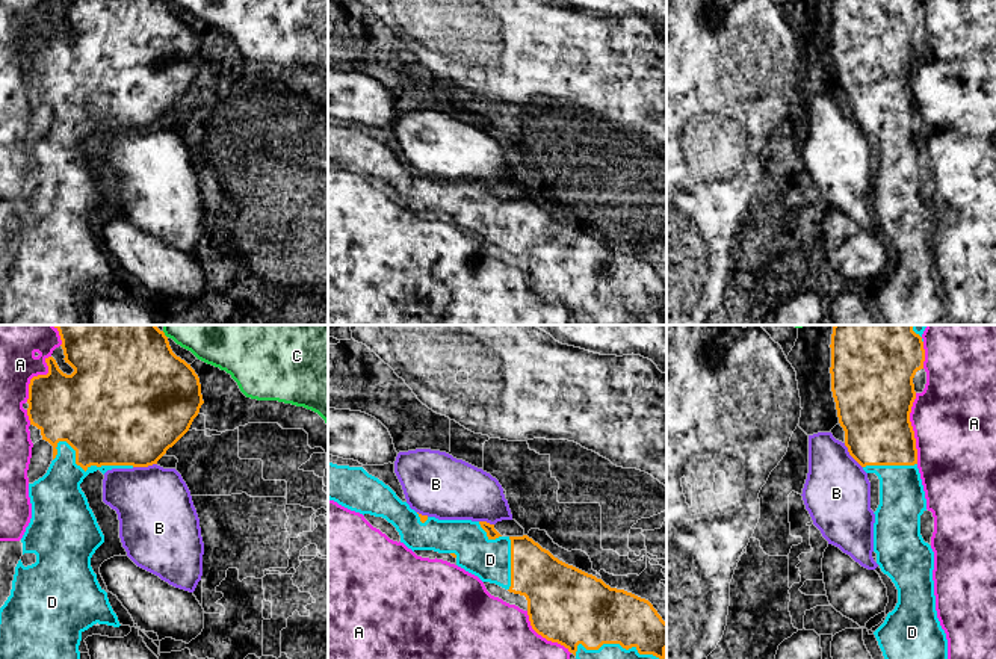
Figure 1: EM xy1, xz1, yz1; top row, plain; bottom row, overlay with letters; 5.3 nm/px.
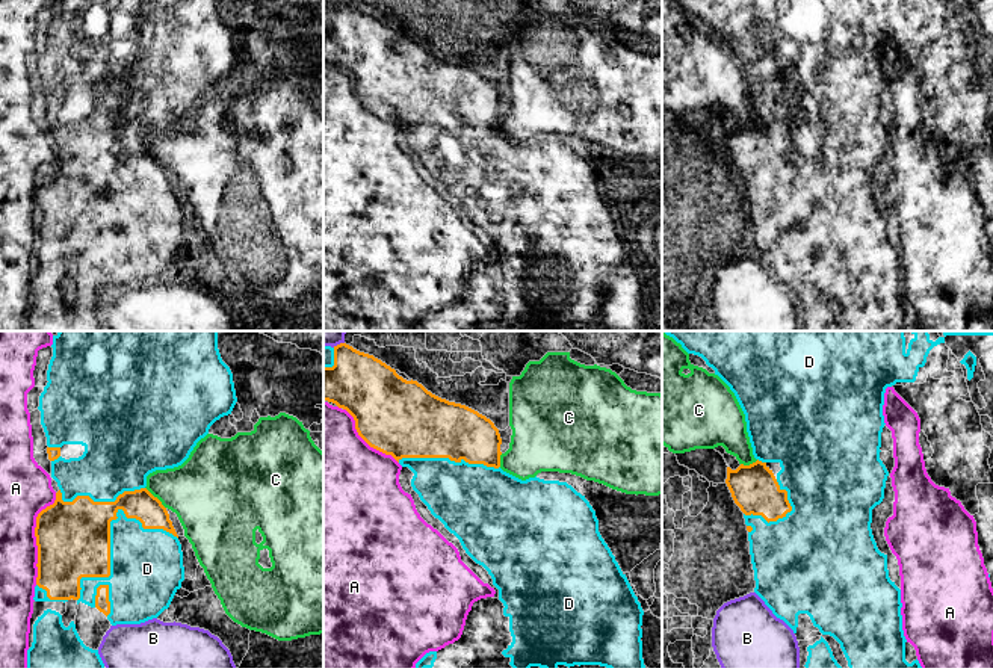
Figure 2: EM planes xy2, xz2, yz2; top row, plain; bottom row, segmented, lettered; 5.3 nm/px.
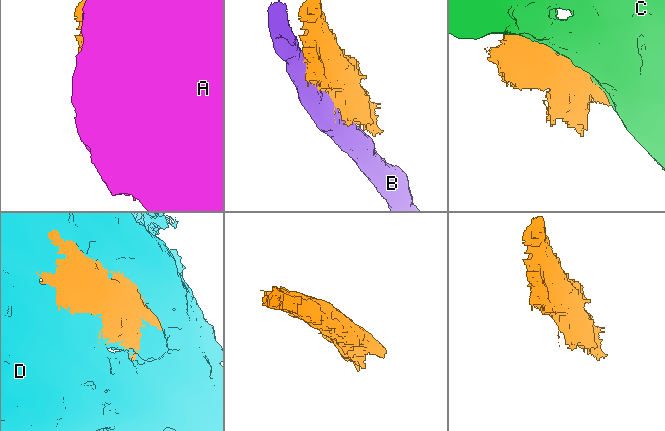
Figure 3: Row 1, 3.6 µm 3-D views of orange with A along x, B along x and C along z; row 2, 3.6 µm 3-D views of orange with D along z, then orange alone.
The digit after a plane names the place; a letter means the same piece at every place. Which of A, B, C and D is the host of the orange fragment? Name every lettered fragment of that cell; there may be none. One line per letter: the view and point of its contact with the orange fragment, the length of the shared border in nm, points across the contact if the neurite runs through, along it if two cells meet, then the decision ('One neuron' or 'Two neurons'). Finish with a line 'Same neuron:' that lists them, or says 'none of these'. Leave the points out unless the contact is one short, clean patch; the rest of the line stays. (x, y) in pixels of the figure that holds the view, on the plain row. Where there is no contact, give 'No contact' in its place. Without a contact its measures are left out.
A: Touches orange at xy2 (35, 197). Shared border 500 nm. Two neurons
B: Touches orange at yz1 (850, 115). Shared border 170 nm. Two neurons
C: Touches orange at xy2 (156, 159). Shared border 160 nm. One neuron
D: Touches orange at xy2 (109, 198). Shared border 650 nm. Two neurons
Same neuron: C

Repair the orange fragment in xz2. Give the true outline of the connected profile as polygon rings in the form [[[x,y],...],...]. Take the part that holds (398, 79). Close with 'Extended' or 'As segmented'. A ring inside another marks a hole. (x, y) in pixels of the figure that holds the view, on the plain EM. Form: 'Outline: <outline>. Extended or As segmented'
Outline: [[[346,5],[334,8],[334,27],[323,29],[323,62],[346,71],[355,82],[358,97],[373,110],[391,116],[398,124],[402,119],[449,119],[450,122],[500,128],[502,100],[494,85],[478,73],[441,60],[428,53],[417,42],[407,42],[394,30],[360,14]]]. As segmented

